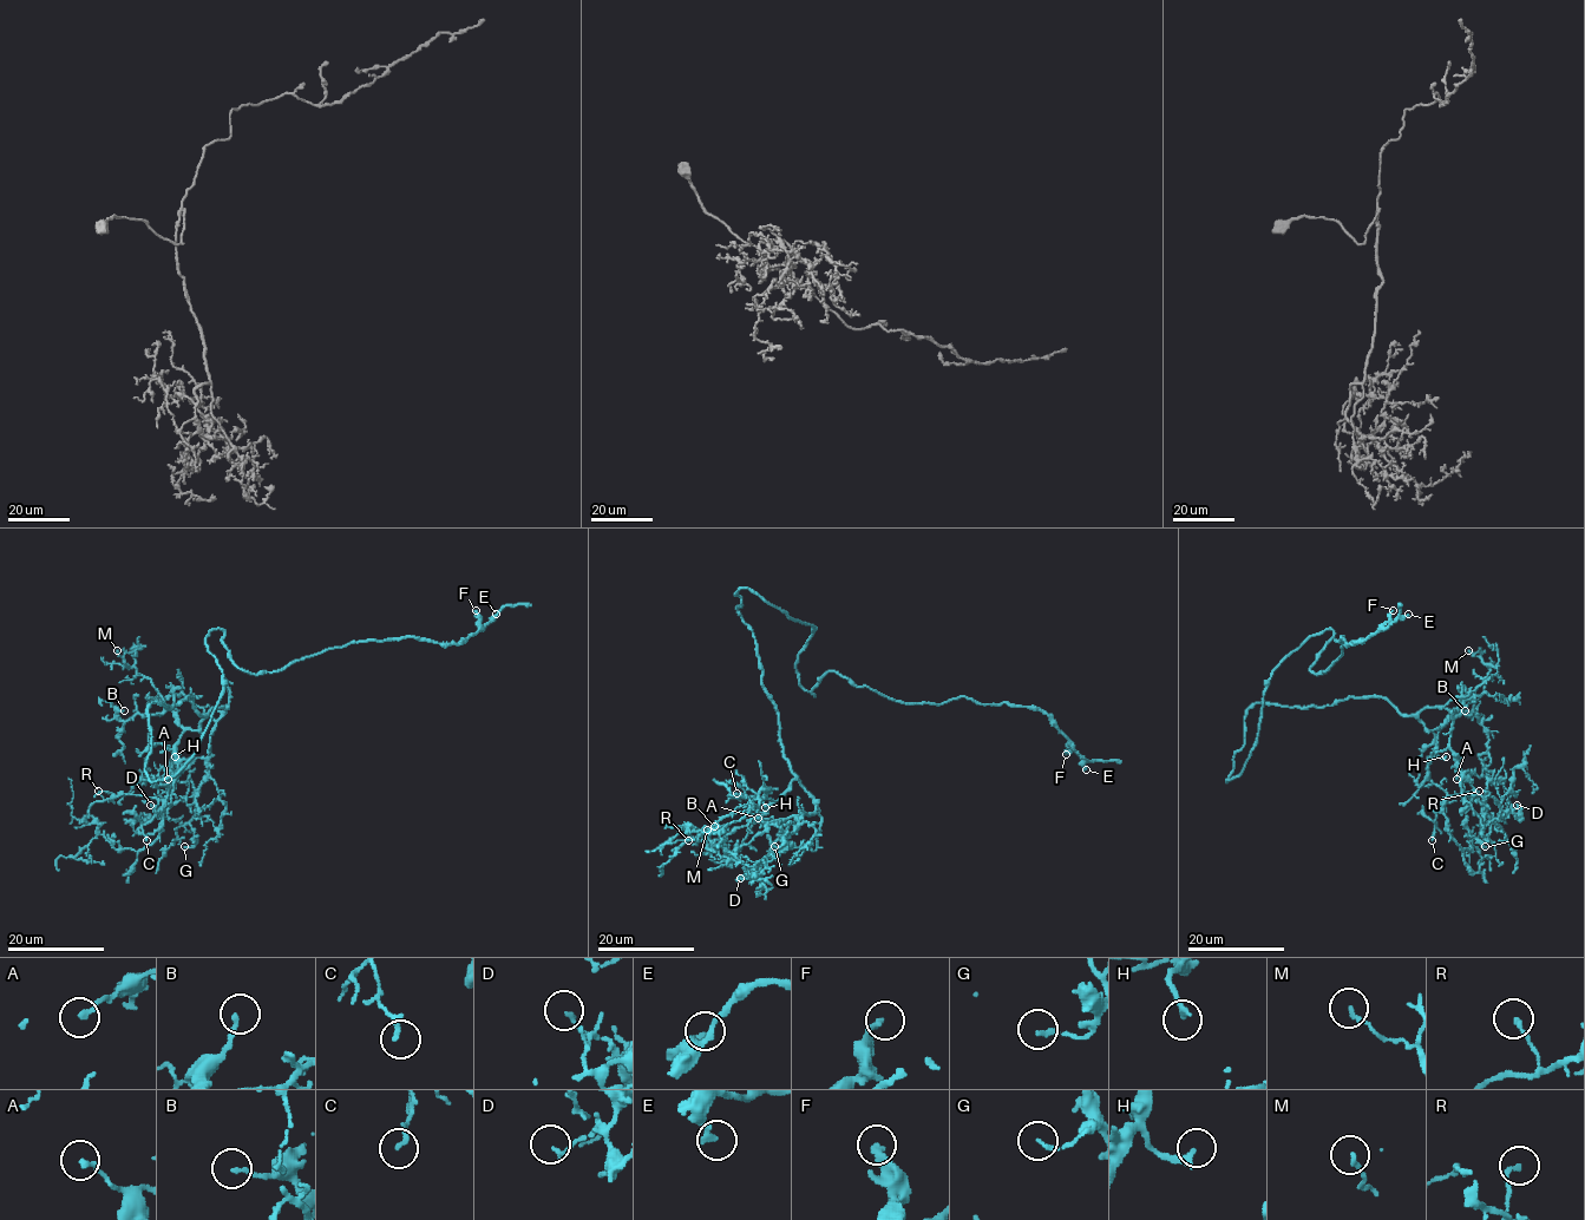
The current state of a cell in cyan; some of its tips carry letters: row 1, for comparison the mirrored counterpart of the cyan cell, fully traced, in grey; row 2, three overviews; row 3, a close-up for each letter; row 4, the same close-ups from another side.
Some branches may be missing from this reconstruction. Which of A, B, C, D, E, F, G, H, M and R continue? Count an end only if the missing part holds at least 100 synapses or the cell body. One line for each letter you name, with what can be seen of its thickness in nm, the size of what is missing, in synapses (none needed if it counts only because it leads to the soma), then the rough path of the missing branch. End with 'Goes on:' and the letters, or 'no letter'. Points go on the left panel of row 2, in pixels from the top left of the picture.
H: 280 nm | 300 syn | (175, 756), (197, 726), (185, 723), (175, 713), (178, 703), (217, 752)
Goes on: H

